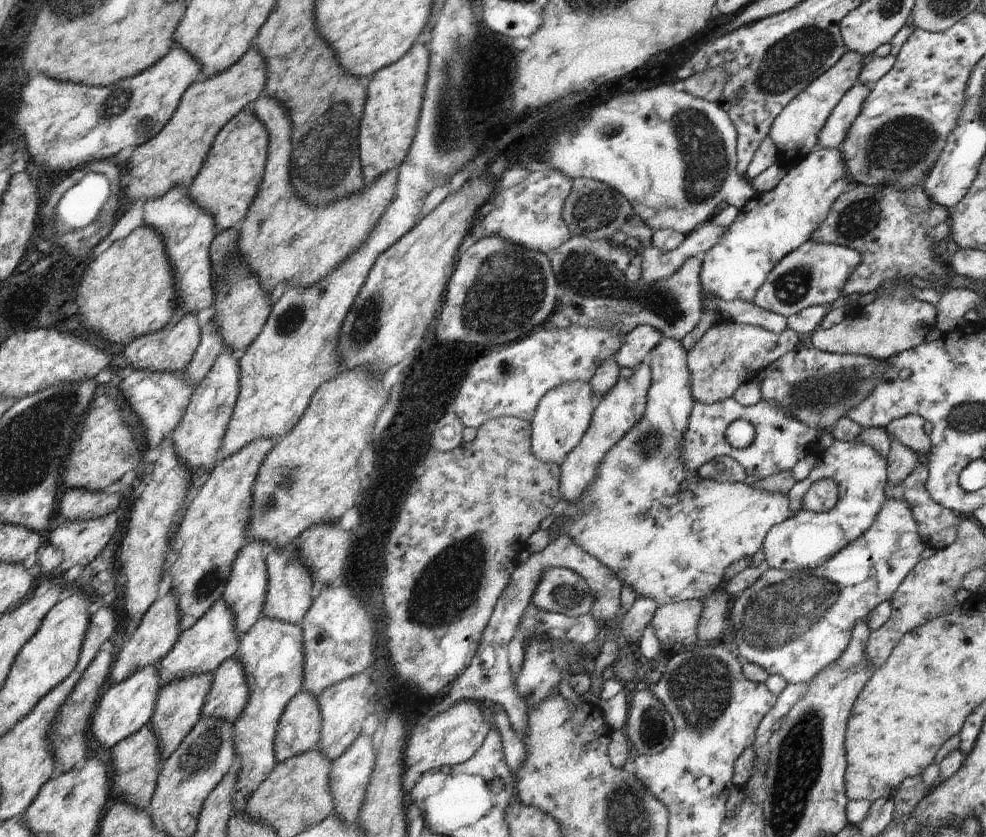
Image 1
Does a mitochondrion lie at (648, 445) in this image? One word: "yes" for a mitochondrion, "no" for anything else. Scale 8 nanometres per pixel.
yes

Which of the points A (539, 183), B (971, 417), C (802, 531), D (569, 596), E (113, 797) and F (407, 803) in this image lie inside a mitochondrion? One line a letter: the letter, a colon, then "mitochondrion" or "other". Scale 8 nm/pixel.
A: other
B: mitochondrion
C: other
D: mitochondrion
E: other
F: other

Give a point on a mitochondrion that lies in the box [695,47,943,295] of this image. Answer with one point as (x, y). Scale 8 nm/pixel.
(902, 144)

